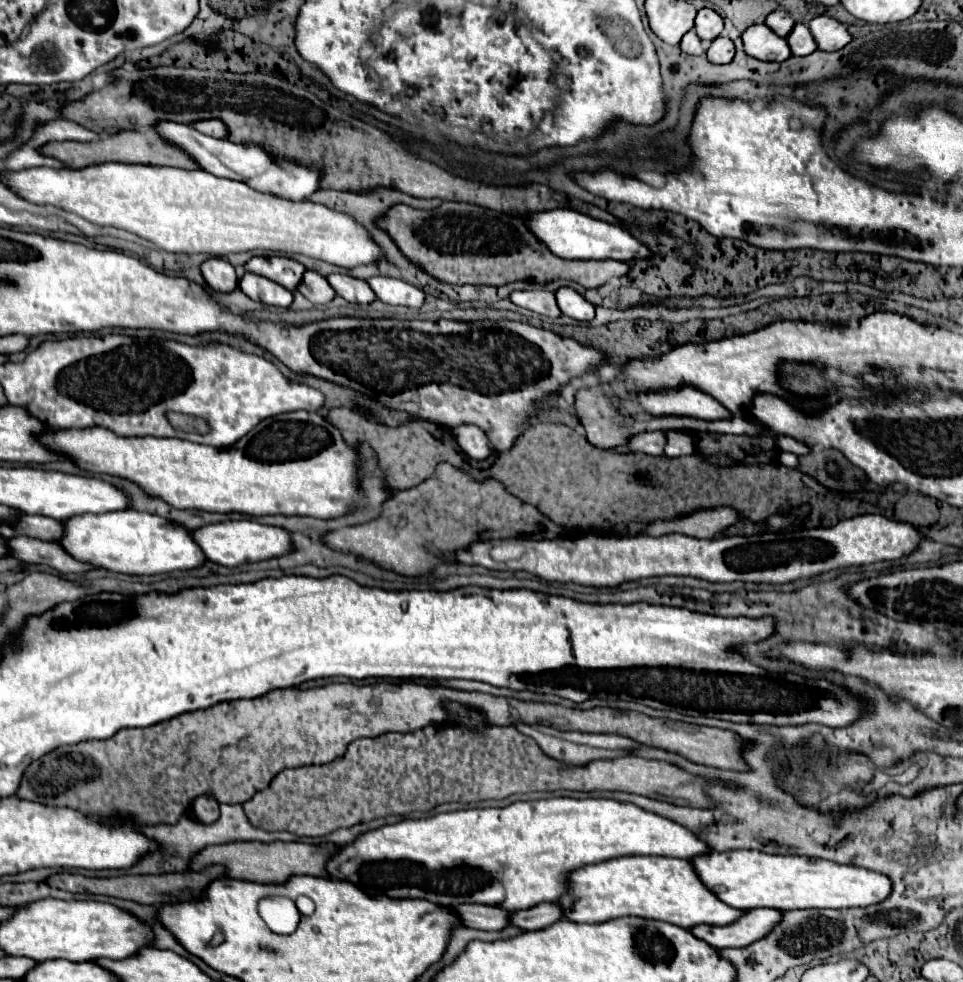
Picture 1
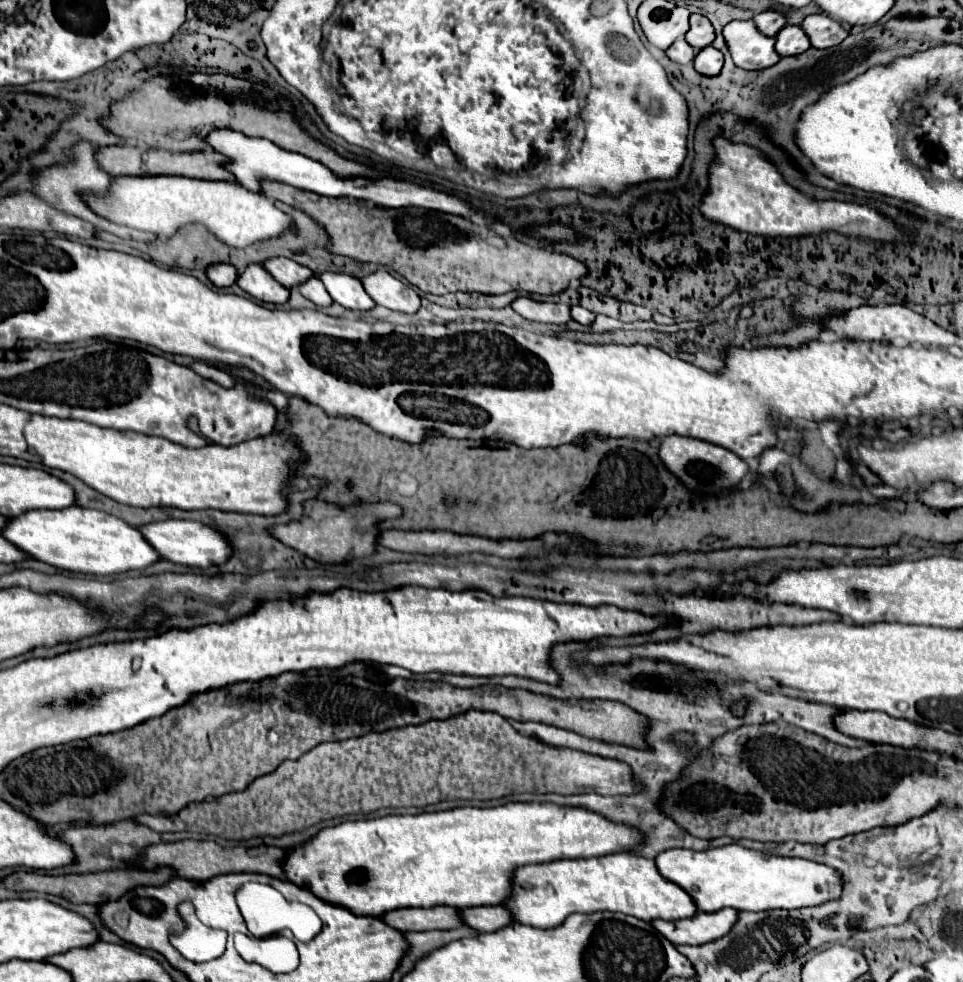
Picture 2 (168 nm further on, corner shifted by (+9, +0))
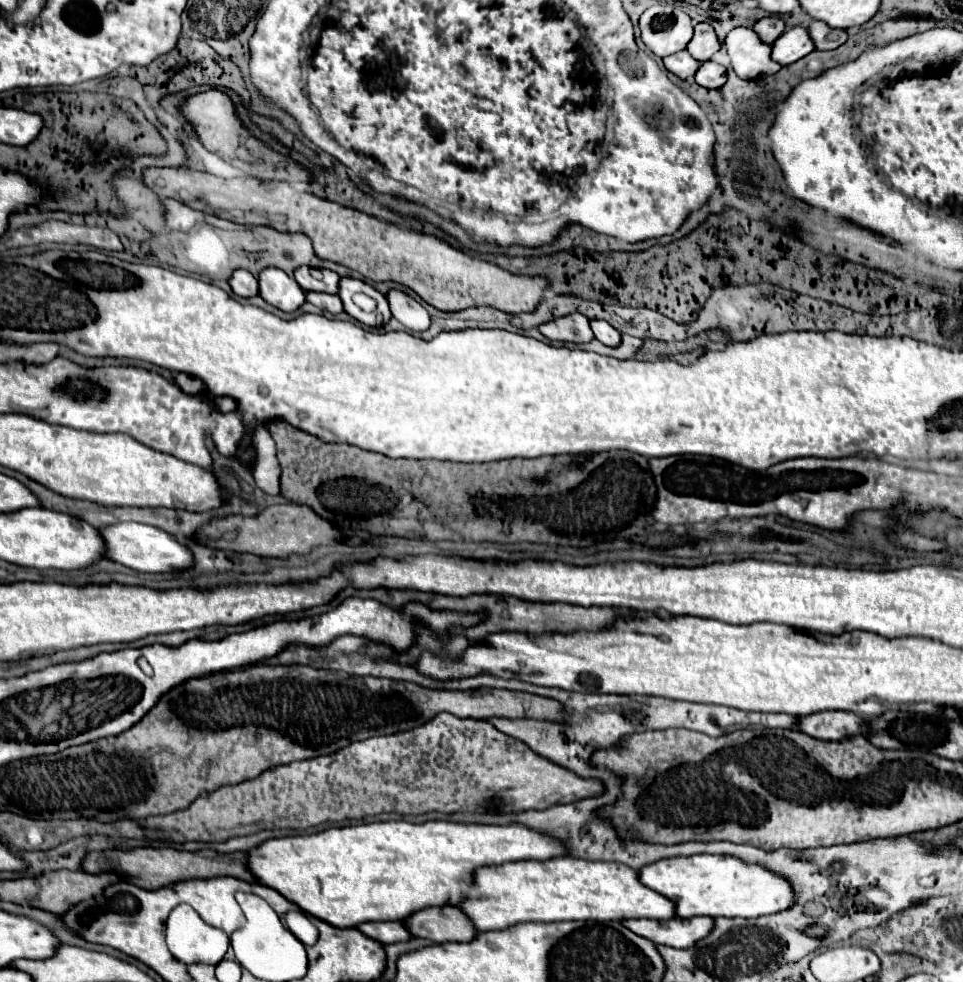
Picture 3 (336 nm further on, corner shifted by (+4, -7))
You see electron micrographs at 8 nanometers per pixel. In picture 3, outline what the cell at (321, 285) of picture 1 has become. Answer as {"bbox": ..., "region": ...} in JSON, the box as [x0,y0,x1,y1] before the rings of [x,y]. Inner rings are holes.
{"bbox":[307,293,343,315],"region":[[[307,293],[307,301],[311,301],[313,305],[317,305],[319,309],[323,311],[329,311],[333,315],[341,313],[343,311],[343,305],[341,305],[341,299],[337,295],[329,295],[329,293]]]}

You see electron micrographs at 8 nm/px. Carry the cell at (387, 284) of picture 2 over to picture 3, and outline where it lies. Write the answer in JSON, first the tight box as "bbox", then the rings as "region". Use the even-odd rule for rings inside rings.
{"bbox":[385,289,429,333],"region":[[[389,289],[389,293],[385,297],[387,297],[387,303],[389,303],[393,317],[399,323],[403,323],[407,329],[417,331],[417,333],[429,329],[427,309],[419,301],[415,301],[411,295],[407,295],[401,289]]]}

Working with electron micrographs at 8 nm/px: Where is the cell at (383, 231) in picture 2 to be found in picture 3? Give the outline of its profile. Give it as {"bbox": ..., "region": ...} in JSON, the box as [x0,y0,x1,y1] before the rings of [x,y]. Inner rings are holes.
{"bbox":[143,167,549,313],"region":[[[147,167],[143,169],[143,183],[157,195],[163,197],[173,197],[191,209],[211,213],[241,225],[271,225],[279,231],[299,231],[305,233],[313,241],[315,255],[325,261],[335,261],[339,265],[345,265],[349,269],[359,271],[363,277],[371,281],[395,281],[401,285],[411,287],[423,301],[433,305],[435,309],[441,311],[459,311],[467,309],[471,305],[487,305],[495,307],[499,311],[507,313],[523,313],[523,311],[535,311],[537,305],[543,299],[545,289],[549,287],[549,279],[543,275],[519,275],[511,273],[509,269],[471,257],[469,253],[449,245],[447,241],[427,235],[421,231],[413,231],[407,227],[393,225],[389,221],[381,221],[377,217],[365,215],[357,209],[349,209],[325,199],[319,199],[311,193],[299,193],[295,191],[289,183],[273,181],[273,183],[263,183],[253,177],[233,177],[233,179],[223,179],[205,171],[193,171],[187,167]]]}

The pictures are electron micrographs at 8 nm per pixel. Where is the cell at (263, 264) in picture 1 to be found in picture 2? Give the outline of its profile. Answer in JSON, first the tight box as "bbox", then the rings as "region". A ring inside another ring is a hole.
{"bbox":[264,258,314,288],"region":[[[272,258],[272,260],[268,260],[264,266],[266,266],[266,270],[270,270],[272,276],[274,276],[280,284],[284,284],[286,288],[292,288],[294,284],[298,286],[298,284],[302,284],[306,278],[314,276],[314,272],[312,272],[310,268],[300,266],[298,262],[288,260],[288,258]]]}

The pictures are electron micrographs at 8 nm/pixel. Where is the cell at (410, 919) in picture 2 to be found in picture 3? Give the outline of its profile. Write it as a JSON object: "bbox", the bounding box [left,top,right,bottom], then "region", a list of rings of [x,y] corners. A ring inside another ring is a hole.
{"bbox":[357,921,413,943],"region":[[[389,921],[389,923],[363,923],[357,927],[371,939],[379,939],[381,943],[399,943],[413,939],[411,931],[401,921]]]}

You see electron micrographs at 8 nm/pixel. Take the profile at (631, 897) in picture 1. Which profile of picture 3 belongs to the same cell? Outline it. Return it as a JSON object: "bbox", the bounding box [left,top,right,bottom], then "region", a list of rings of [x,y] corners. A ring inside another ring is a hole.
{"bbox":[459,857,675,931],"region":[[[555,857],[549,861],[517,861],[475,871],[467,899],[459,905],[479,931],[499,931],[519,923],[553,921],[621,921],[675,917],[675,903],[641,883],[639,871],[623,863]]]}

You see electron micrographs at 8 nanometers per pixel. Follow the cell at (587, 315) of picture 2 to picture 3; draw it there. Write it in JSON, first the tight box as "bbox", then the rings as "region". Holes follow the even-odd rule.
{"bbox":[591,319,621,347],"region":[[[593,319],[593,321],[591,321],[591,329],[593,329],[593,335],[595,335],[601,343],[605,343],[605,345],[617,347],[619,341],[621,341],[621,333],[617,333],[607,321]]]}

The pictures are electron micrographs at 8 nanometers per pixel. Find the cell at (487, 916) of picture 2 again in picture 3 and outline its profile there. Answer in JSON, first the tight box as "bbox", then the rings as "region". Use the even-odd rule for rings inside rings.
{"bbox":[405,905,479,943],"region":[[[451,905],[417,911],[409,919],[405,919],[405,925],[415,937],[431,939],[435,943],[473,941],[479,935],[471,919],[463,911],[459,911],[459,907]]]}

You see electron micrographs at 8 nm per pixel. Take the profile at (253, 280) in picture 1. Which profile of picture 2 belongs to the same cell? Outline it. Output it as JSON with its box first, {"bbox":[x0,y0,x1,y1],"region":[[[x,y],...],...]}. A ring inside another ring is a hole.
{"bbox":[238,264,290,304],"region":[[[258,264],[246,266],[246,270],[238,276],[238,286],[256,300],[268,304],[284,304],[290,296],[290,290],[278,284],[278,280],[274,280],[274,276]]]}

